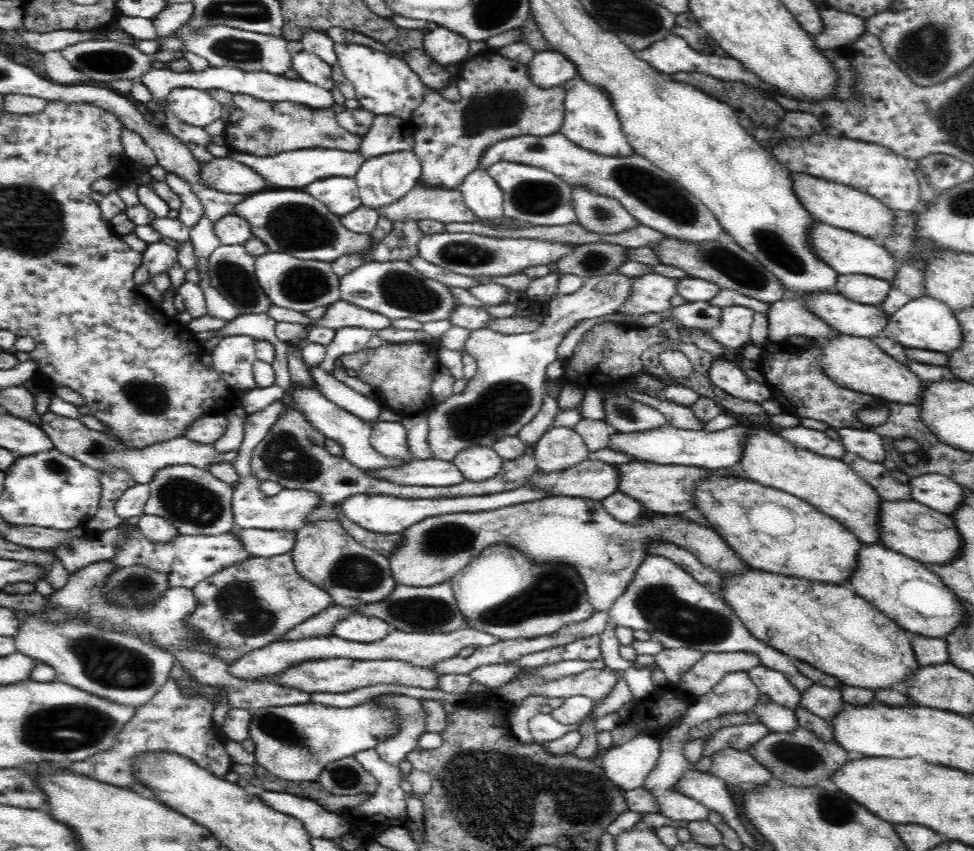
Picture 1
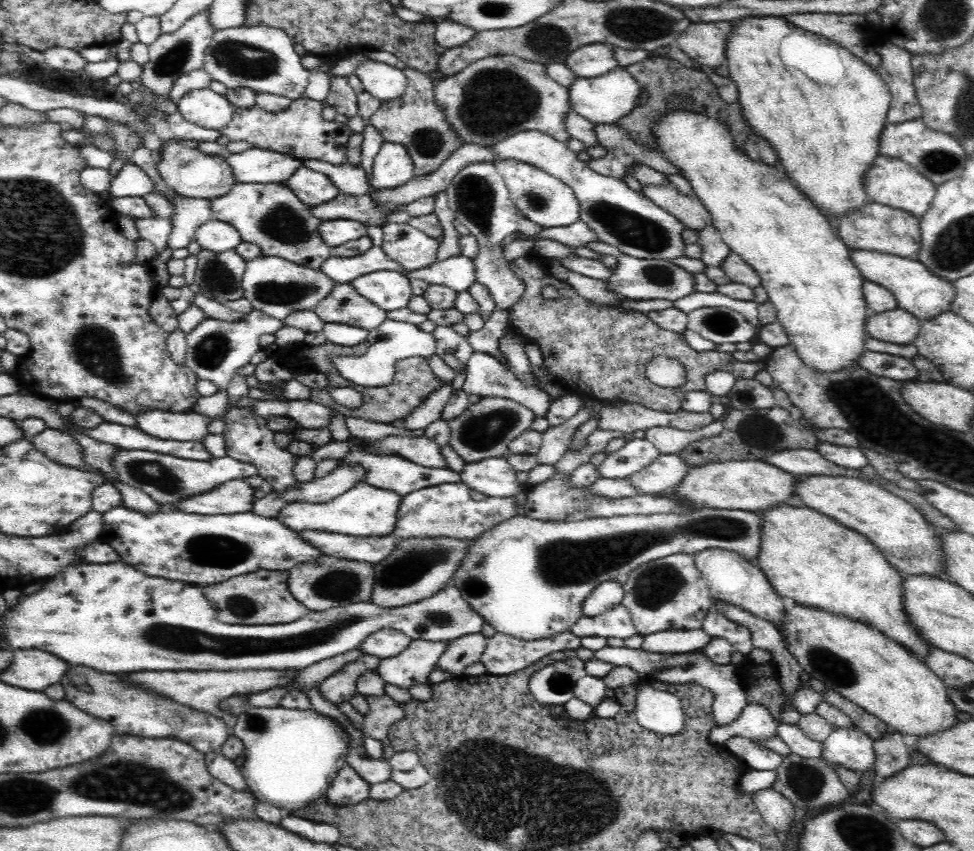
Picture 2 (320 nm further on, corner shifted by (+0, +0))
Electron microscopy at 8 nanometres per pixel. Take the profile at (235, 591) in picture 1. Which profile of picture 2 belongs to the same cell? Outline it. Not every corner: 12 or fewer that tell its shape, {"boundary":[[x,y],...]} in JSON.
{"boundary":[[260,569],[205,586],[224,623],[289,623],[309,610],[289,571]]}

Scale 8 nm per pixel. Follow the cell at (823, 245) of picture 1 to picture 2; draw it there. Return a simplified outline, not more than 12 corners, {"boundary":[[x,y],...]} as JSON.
{"boundary":[[866,250],[851,259],[920,321],[950,311],[954,282],[918,259]]}

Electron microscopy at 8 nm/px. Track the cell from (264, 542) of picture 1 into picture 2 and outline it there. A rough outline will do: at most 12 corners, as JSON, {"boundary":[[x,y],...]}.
{"boundary":[[320,531],[298,536],[339,559],[378,564],[398,539],[354,537]]}

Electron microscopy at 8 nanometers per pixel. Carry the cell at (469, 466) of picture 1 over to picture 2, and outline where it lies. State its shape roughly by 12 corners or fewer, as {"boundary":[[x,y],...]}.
{"boundary":[[506,456],[471,462],[461,482],[494,498],[518,498],[517,471]]}

